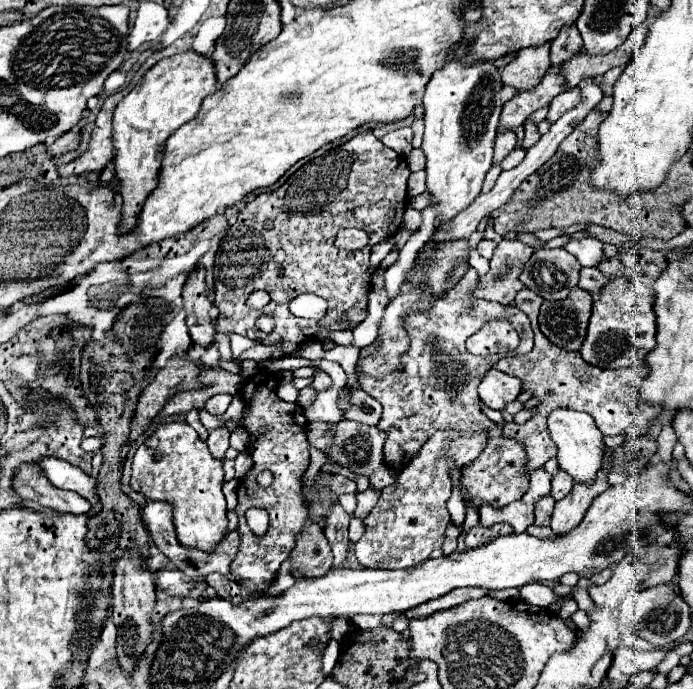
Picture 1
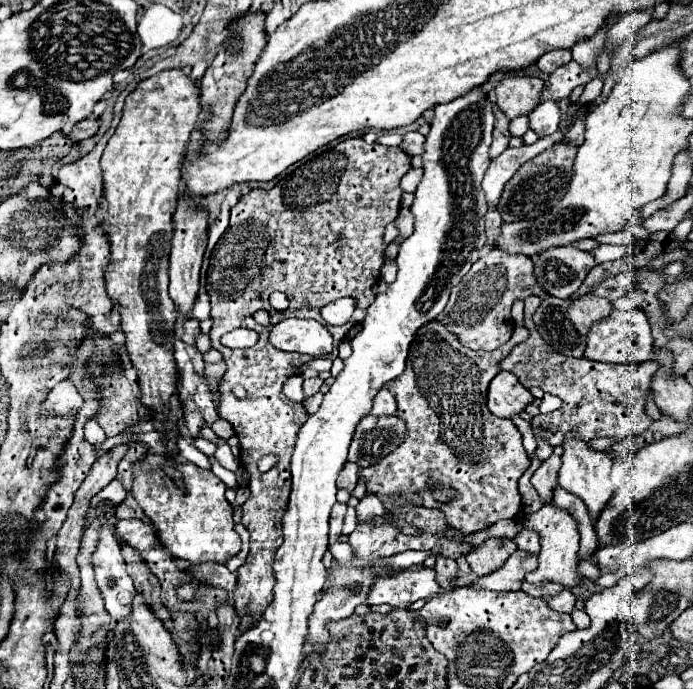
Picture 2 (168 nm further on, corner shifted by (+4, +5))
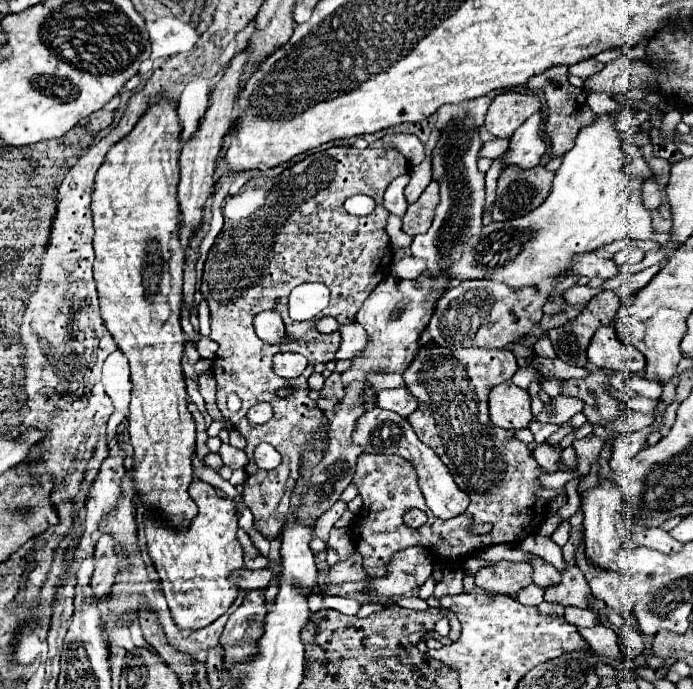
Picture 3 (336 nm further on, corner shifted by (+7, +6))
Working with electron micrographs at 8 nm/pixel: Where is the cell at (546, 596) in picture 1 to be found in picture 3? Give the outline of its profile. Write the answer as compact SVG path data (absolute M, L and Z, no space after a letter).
M565 606L565 620L573 626L597 626L599 616L593 610L577 608L577 606Z

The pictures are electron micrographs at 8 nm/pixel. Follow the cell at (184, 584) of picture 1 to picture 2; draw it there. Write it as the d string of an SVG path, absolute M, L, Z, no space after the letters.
M204 563L198 565L196 571L192 571L194 579L198 579L200 583L208 583L212 587L222 587L226 591L236 589L236 573L228 571L226 565L218 565L218 563Z

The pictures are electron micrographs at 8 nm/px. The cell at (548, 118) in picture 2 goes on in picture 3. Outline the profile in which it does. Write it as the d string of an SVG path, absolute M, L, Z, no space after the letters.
M535 112L535 114L531 114L531 116L513 132L511 144L509 144L509 152L505 154L505 166L517 164L517 166L521 166L521 168L533 168L533 166L537 166L537 164L541 162L541 158L543 158L543 154L545 154L545 148L547 148L547 144L545 144L545 132L541 130L543 120L545 120L543 112Z

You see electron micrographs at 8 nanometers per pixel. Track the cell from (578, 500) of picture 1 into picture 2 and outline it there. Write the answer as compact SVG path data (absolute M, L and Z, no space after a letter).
M544 505L540 511L524 519L524 527L536 531L540 535L540 545L542 545L542 551L538 555L538 569L526 575L528 583L546 585L554 581L560 583L562 587L576 587L584 581L584 577L578 573L578 539L580 539L578 523L568 511L558 509L556 505Z

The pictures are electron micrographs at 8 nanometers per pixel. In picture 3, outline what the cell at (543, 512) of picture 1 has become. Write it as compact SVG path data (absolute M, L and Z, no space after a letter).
M541 444L533 450L533 456L537 460L537 464L545 470L545 472L555 472L559 468L559 458L561 458L561 446L549 446L549 444Z

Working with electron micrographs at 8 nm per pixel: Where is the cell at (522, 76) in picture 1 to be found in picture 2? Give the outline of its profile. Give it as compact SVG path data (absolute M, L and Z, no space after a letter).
M504 75L496 87L496 105L508 119L530 115L540 103L540 91L544 89L538 77L530 75Z

